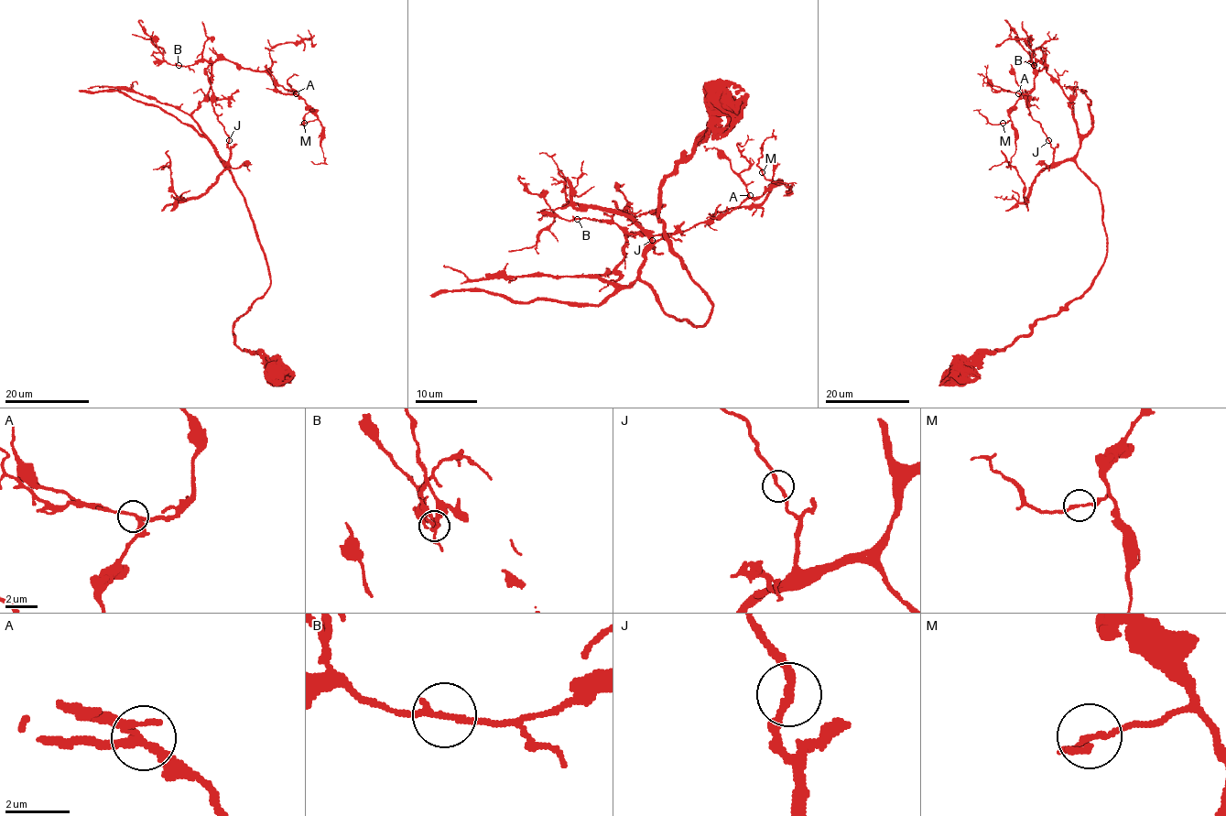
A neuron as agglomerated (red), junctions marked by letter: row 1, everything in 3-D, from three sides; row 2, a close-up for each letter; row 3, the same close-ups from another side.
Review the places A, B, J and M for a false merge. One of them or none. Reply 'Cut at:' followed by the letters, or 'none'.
Cut at: none

